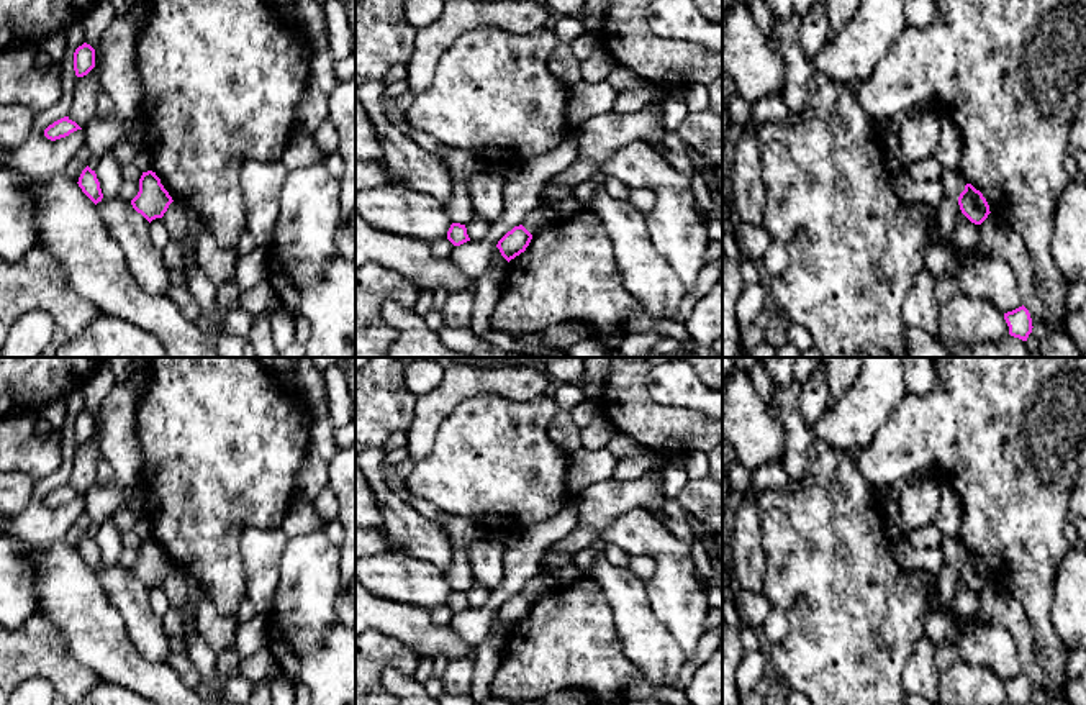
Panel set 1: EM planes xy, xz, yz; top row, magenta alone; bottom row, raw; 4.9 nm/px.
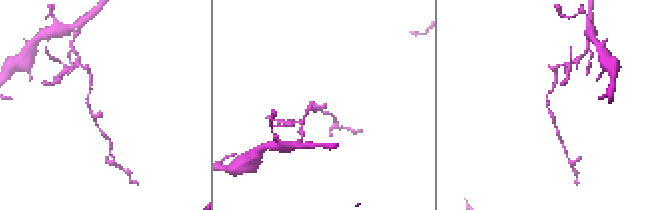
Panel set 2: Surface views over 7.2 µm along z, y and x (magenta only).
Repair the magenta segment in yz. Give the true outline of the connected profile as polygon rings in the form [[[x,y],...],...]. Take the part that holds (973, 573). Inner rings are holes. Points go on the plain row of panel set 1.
[[[971,551],[965,553],[958,564],[958,572],[962,580],[975,592],[981,592],[991,580],[986,566]]]

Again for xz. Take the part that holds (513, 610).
[[[514,594],[496,612],[501,623],[509,630],[516,623],[526,618],[532,607],[532,602],[523,594]]]

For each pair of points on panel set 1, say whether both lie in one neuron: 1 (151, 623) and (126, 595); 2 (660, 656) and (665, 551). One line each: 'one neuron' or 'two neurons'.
1: one neuron
2: two neurons

